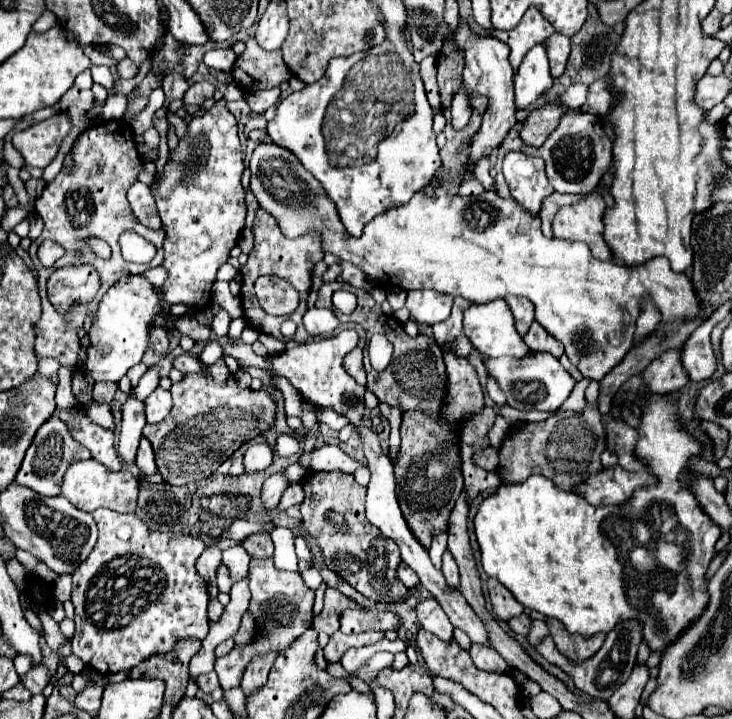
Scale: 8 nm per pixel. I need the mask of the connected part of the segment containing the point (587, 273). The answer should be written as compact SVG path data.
M261 143L253 155L251 155L251 191L255 193L259 205L263 209L267 209L267 213L275 215L283 235L295 239L299 235L305 235L305 233L319 233L321 239L323 239L323 249L325 251L331 251L335 253L337 257L341 257L343 261L351 261L353 265L357 265L359 269L363 269L373 281L381 281L381 287L385 289L433 289L433 291L441 291L441 293L449 293L453 297L463 297L471 303L491 303L495 299L503 299L505 295L519 295L519 297L527 297L533 305L535 305L535 319L537 323L541 323L549 335L553 335L557 341L563 343L565 347L565 355L569 357L569 361L583 373L583 377L589 377L589 379L595 379L595 381L601 381L623 357L625 353L633 347L635 343L635 319L639 315L639 303L641 303L641 297L645 293L651 293L653 297L653 303L657 305L657 309L663 313L663 321L675 321L675 319L693 319L695 315L699 315L699 307L695 307L695 291L691 291L691 281L685 273L675 273L671 271L669 267L669 261L665 257L655 257L639 267L625 267L625 265L619 265L615 261L599 261L591 255L589 247L585 243L569 243L569 241L563 241L563 239L549 239L541 233L541 219L539 215L531 215L525 207L519 207L519 203L515 203L515 199L503 199L499 197L497 193L493 191L485 191L483 195L479 197L459 197L459 195L449 195L445 193L443 189L433 189L433 187L425 187L421 193L415 193L415 197L411 199L411 203L403 205L403 207L397 207L393 211L385 211L383 215L377 215L371 223L367 223L367 227L363 229L363 235L359 239L351 239L351 235L347 235L343 231L343 223L339 223L339 215L335 215L335 205L331 205L331 201L327 199L327 195L323 195L323 189L319 187L319 181L303 169L303 165L295 159L295 155L291 155L291 151L275 145L275 143Z

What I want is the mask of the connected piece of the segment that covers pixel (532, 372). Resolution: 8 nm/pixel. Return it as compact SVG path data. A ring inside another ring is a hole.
M536 352L531 357L523 357L523 359L516 359L513 357L483 357L483 363L485 363L485 371L489 377L493 377L497 383L499 383L499 389L505 393L507 397L507 403L515 409L525 409L525 411L531 411L531 409L537 409L537 411L557 411L563 401L569 397L573 385L575 385L575 379L561 367L561 363L553 357L553 355L547 355L547 352ZM523 381L527 385L533 385L533 395L531 395L531 403L525 403L521 397L517 397L517 391L515 391L515 385Z

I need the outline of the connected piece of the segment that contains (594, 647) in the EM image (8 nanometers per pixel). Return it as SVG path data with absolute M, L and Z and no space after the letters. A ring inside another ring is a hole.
M545 617L545 623L549 627L549 633L551 633L559 653L565 655L573 663L591 659L605 641L605 635L593 635L591 639L579 639L575 635L567 635L567 631L563 631L563 627L559 627L559 621L553 617Z

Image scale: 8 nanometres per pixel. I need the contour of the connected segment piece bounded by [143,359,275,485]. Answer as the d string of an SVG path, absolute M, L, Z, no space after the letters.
M223 359L209 365L209 371L211 377L185 375L181 383L175 383L171 387L171 413L161 423L145 425L143 429L143 437L153 445L157 471L169 485L187 485L207 479L235 449L273 425L275 401L269 391L239 389Z

